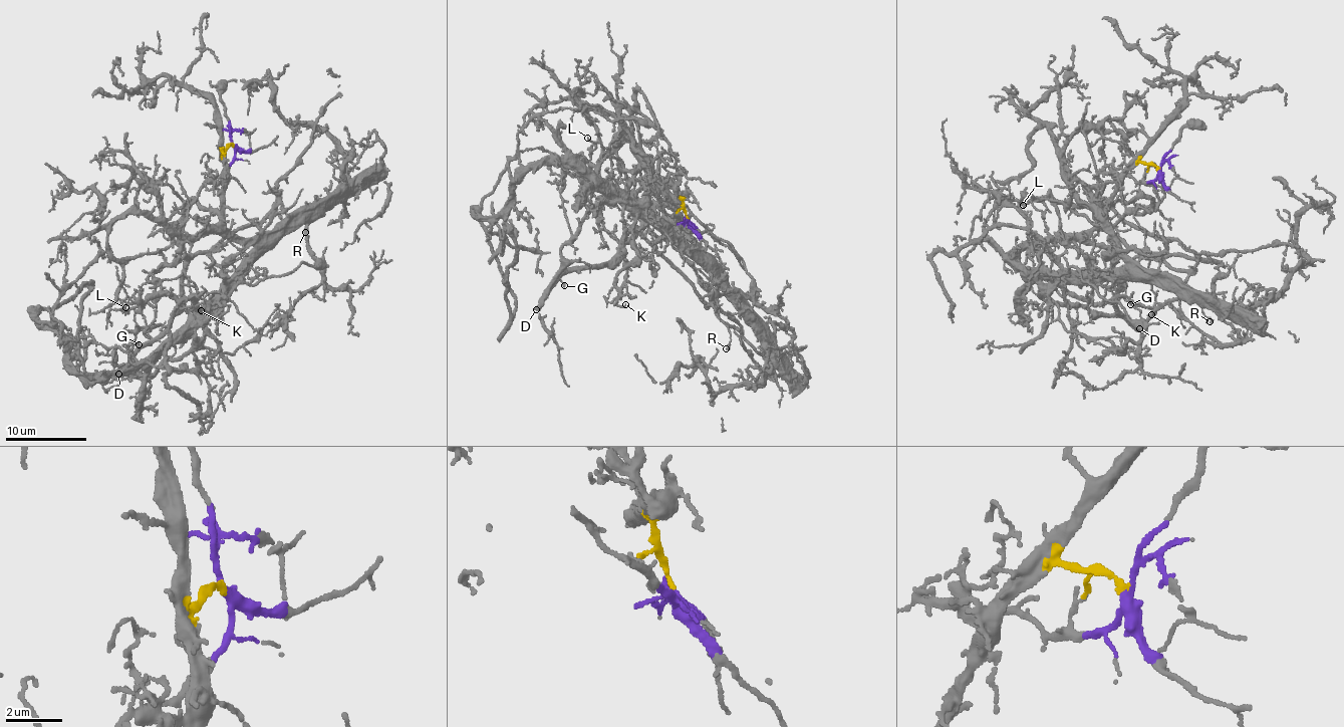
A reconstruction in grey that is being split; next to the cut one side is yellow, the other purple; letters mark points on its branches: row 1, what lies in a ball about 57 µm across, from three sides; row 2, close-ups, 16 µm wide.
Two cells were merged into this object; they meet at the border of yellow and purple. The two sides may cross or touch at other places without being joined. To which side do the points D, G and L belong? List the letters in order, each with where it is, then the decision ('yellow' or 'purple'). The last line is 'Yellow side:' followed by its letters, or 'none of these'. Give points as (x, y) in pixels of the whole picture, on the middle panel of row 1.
D: place (536, 309); purple
G: place (564, 285); purple
L: place (587, 138); purple
Yellow side: none of these

